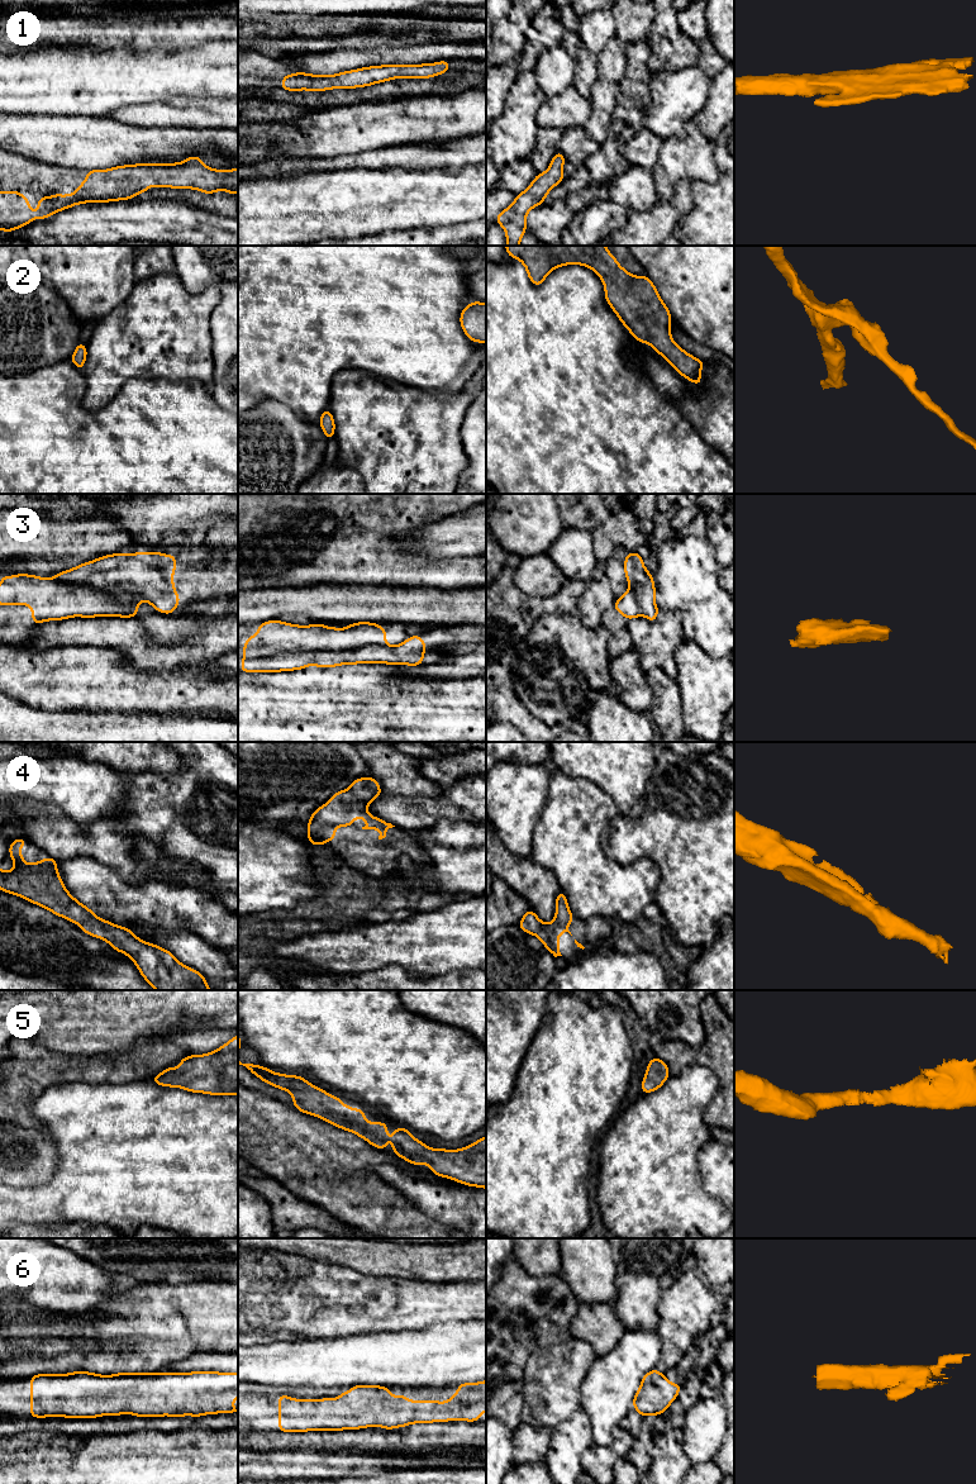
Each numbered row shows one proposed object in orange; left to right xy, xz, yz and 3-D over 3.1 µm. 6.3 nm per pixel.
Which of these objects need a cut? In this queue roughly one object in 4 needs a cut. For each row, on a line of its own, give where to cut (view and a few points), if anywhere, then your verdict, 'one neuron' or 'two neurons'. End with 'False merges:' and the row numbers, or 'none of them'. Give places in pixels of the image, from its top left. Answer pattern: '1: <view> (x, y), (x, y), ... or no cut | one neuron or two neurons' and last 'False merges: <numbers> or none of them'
1: no cut | one neuron
2: no cut | one neuron
3: xz (386, 645), (367, 645), (339, 650), (282, 651), (243, 660) | two neurons
4: no cut | one neuron
5: no cut | one neuron
6: no cut | one neuron
False merges: 3

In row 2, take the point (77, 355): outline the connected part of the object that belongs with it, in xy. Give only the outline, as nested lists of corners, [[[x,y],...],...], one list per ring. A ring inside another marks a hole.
[[[78,342],[73,355],[71,356],[71,361],[78,370],[84,370],[86,356],[87,356],[86,346]]]

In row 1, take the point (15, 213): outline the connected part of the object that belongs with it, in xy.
[[[191,156],[184,162],[170,165],[137,163],[89,170],[73,194],[41,196],[35,213],[30,211],[30,203],[23,192],[0,191],[0,230],[13,232],[33,219],[47,219],[77,204],[130,200],[151,186],[192,189],[204,194],[215,194],[219,190],[238,194],[238,168],[210,168],[201,162],[200,156]]]

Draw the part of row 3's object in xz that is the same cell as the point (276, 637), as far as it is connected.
[[[278,619],[267,620],[256,627],[261,633],[252,634],[247,638],[243,646],[243,660],[256,660],[273,656],[282,652],[309,652],[314,650],[356,650],[371,645],[386,647],[386,629],[379,623],[358,622],[348,624],[344,629],[327,627],[324,624],[314,623],[310,626],[297,626],[285,623]]]

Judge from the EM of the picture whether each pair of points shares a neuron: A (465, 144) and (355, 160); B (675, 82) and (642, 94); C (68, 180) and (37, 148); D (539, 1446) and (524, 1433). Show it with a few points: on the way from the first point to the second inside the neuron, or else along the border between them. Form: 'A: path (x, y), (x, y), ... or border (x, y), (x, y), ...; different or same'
A: path (437, 155), (382, 157); same
B: border (652, 74), (650, 98); different
C: border (65, 166), (87, 170); different
D: path (536, 1445), (528, 1437); same

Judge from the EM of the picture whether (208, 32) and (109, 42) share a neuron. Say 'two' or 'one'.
one

